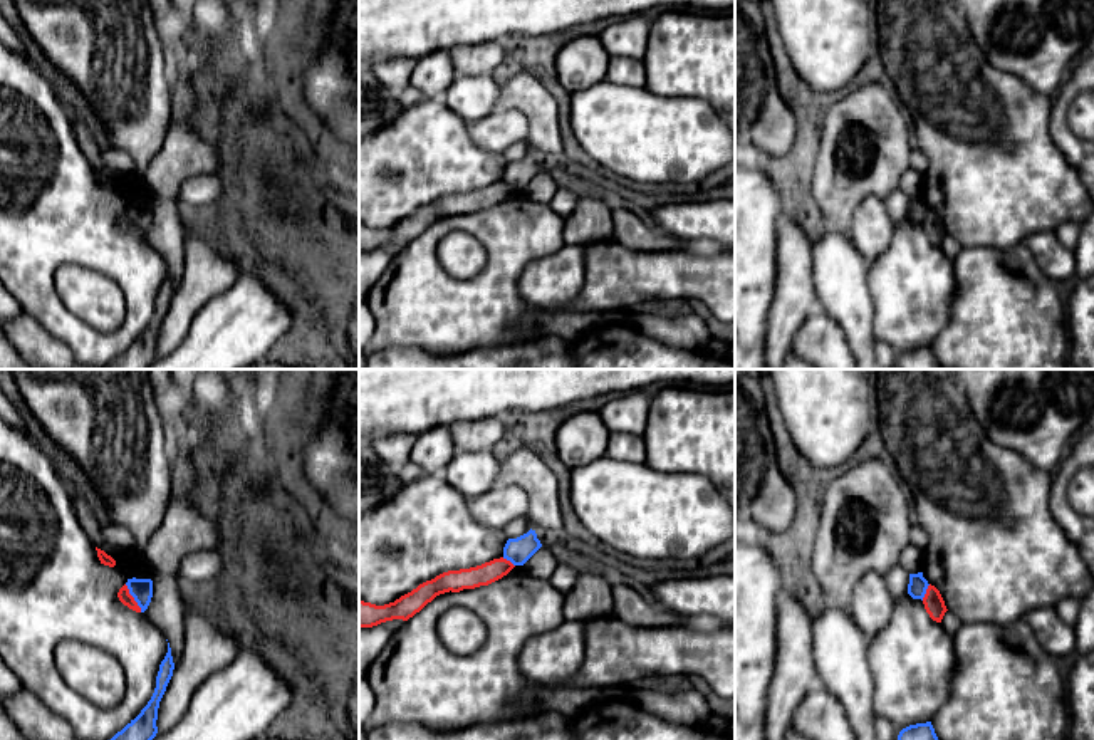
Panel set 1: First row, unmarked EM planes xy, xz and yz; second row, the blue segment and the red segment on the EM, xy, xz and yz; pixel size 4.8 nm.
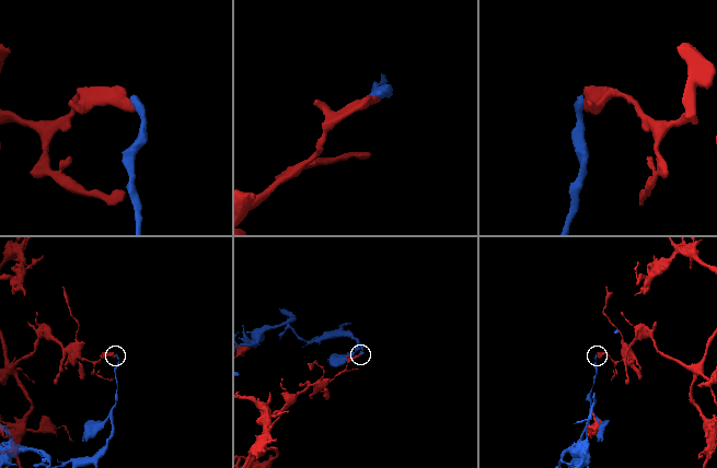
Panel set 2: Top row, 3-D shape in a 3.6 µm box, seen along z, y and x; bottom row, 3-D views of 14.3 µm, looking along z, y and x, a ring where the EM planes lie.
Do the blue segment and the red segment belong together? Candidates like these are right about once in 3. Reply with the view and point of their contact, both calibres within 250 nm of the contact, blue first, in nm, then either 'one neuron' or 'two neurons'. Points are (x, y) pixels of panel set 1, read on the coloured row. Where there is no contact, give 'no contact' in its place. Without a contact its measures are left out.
xy (133, 596) | 110/60 nm | two neurons

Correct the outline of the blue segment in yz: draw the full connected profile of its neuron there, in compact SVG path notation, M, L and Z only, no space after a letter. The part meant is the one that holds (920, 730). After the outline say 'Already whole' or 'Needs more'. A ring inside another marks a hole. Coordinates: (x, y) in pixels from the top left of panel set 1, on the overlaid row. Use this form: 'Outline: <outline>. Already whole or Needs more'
Outline: M931 722L916 723L903 728L898 740L938 740Z. Already whole

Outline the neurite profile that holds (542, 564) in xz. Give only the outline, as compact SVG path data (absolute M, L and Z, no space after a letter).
M540 547L525 564L524 569L542 581L549 581L557 569L557 560L547 547Z

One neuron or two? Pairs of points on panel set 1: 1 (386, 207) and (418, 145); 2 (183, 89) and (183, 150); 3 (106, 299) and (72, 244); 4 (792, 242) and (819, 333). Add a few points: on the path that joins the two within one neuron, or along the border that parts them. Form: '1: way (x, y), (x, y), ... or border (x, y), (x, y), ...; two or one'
1: way (391, 192), (405, 178), (406, 166), (413, 160); one
2: way (183, 104), (183, 135); one
3: border (54, 274), (64, 265), (94, 267), (121, 291); two
4: border (817, 307), (799, 328), (792, 346); two

